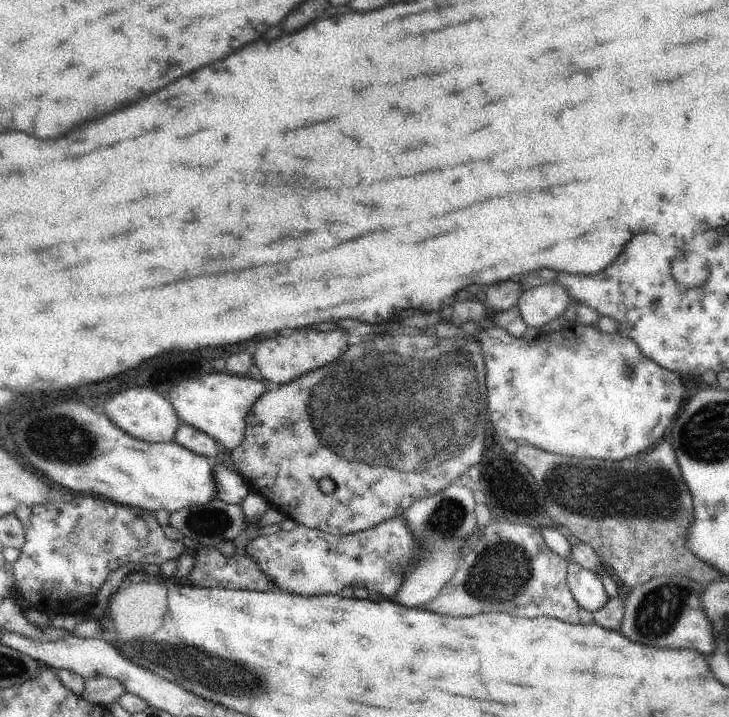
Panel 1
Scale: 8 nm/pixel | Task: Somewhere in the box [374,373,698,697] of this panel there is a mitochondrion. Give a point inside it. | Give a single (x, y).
(653, 495)

